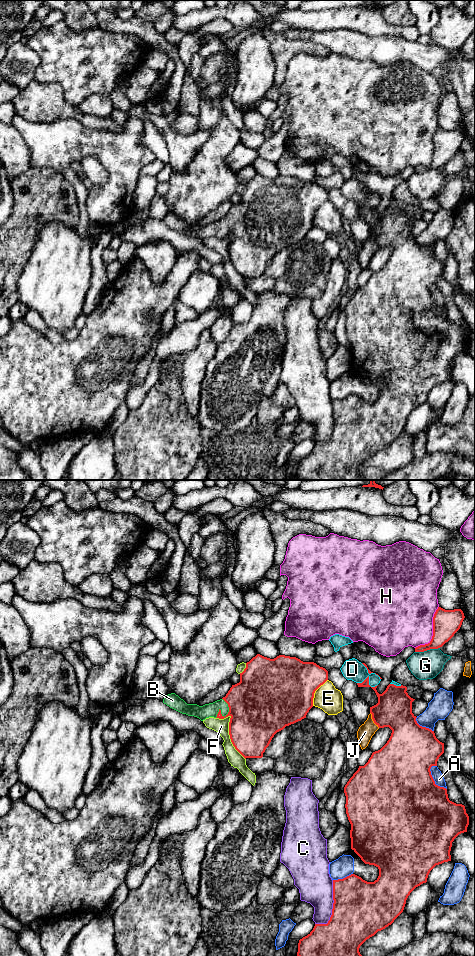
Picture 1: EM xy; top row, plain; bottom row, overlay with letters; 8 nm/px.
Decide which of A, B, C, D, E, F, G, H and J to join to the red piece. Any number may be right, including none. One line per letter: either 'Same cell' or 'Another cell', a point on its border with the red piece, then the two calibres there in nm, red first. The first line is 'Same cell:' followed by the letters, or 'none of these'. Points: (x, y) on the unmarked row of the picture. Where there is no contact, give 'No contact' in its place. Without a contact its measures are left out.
Same cell: B
A: Another cell. Touches red at xy (433, 300). Thickness 500 nm (red) against 80 nm
B: Same cell. Touches red at xy (228, 233). Thickness 480 nm (red) against 110 nm
C: Another cell. Touches red at xy (333, 427). Thickness 440 nm (red) against 280 nm
D: Another cell. Touches red at xy (368, 197). Thickness 170 nm (red) against 170 nm
E: Another cell. Touches red at xy (314, 212). Thickness 500 nm (red) against 200 nm
F: Another cell. Touches red at xy (229, 251). Thickness 420 nm (red) against 120 nm
G: Another cell. Touches red at xy (427, 169). Thickness 200 nm (red) against 220 nm
H: Another cell. Touches red at xy (433, 151). Thickness 220 nm (red) against 440 nm
J: Another cell. Touches red at xy (373, 240). Thickness 280 nm (red) against 130 nm

